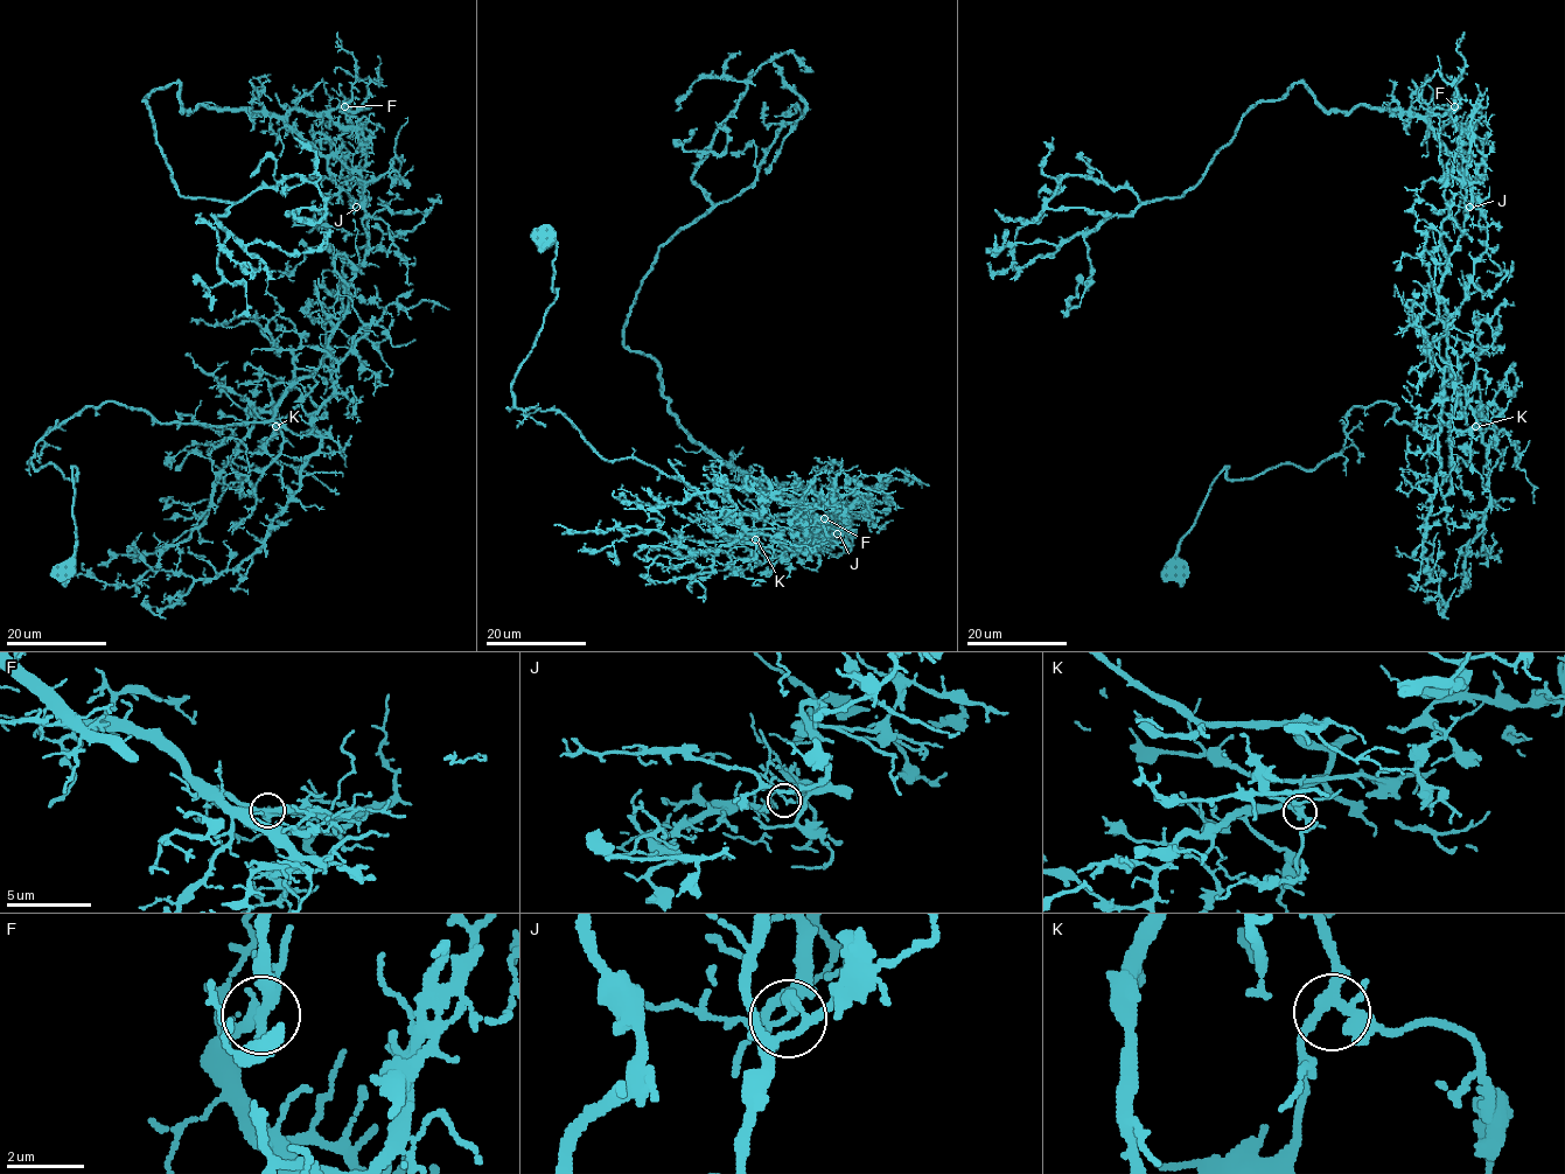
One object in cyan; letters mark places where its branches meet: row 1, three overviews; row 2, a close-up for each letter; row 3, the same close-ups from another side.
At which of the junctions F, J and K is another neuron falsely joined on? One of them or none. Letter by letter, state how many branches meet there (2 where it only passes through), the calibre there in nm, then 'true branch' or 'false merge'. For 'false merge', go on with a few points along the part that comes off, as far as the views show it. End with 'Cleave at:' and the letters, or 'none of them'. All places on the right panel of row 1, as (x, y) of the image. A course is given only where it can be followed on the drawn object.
F: 5 | 320 nm | true branch
J: 4 | 130 nm | false merge | (1469, 207), (1420, 118), (1327, 111), (1302, 83), (1259, 100), (1181, 197), (1019, 270), (1015, 231), (1047, 214)
K: 5 | 280 nm | true branch
Cleave at: J

